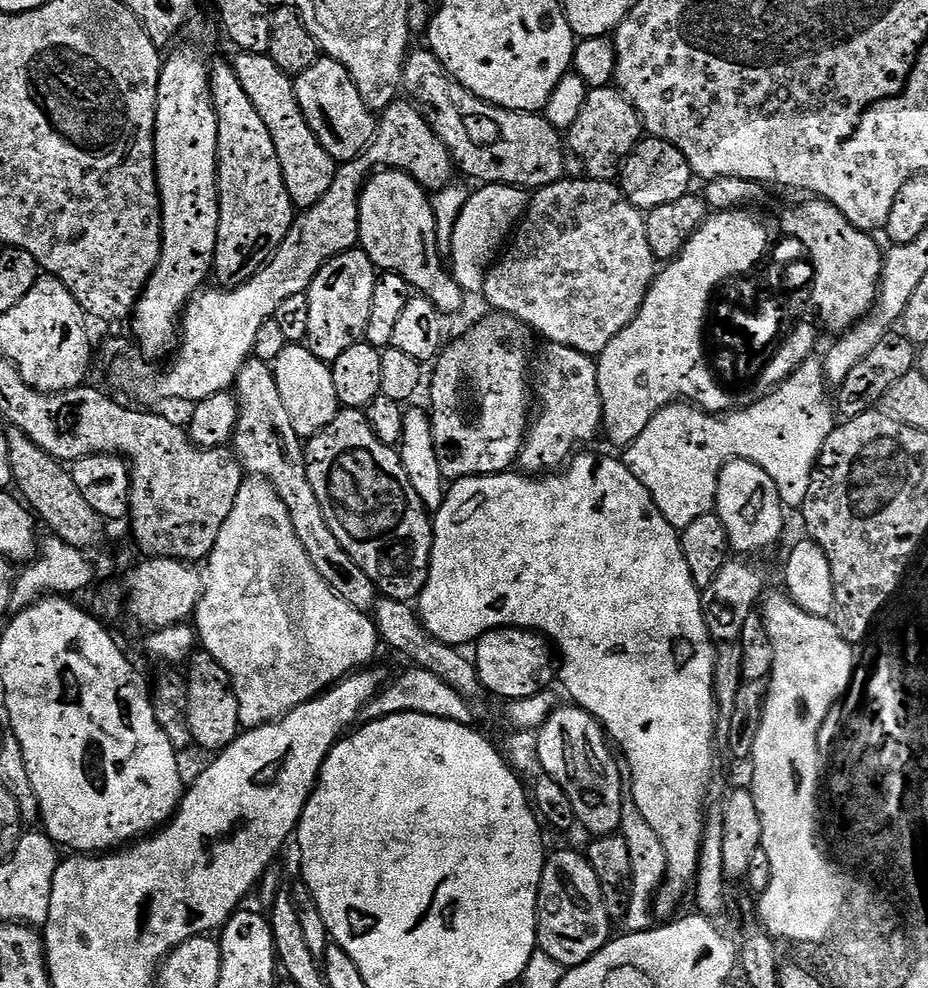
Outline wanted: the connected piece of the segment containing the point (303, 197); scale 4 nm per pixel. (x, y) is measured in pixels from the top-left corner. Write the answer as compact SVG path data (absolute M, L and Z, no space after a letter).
M245 52L237 57L234 67L238 82L242 82L246 98L254 102L254 110L258 110L262 122L266 122L266 130L270 130L270 138L274 138L274 150L278 154L282 178L286 182L286 190L293 205L300 210L313 208L334 182L338 167L336 161L330 158L330 154L326 154L326 150L322 150L318 138L314 138L314 130L310 130L298 106L293 77L278 70L278 66L274 66L274 62L266 54L256 56L252 52Z

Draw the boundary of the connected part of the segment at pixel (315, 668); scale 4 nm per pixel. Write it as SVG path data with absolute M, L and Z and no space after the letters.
M259 478L245 479L238 490L238 498L234 498L234 510L230 510L230 518L222 526L218 534L218 542L214 542L214 550L206 561L206 575L204 576L204 592L194 613L194 627L203 651L209 652L220 665L232 675L232 685L238 698L238 718L241 729L257 728L263 724L270 724L285 716L290 710L310 702L320 693L331 688L333 684L351 676L353 672L363 669L376 656L376 647L381 647L382 641L376 630L375 619L367 612L359 612L350 602L343 600L336 591L314 570L314 562L310 562L310 554L306 554L306 546L298 542L294 532L294 522L290 522L290 514L286 506L278 498L276 488L269 480Z

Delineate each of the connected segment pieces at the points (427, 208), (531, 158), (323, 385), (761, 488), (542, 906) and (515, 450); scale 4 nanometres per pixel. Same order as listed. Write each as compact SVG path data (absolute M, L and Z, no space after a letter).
M380 170L369 175L360 191L359 247L377 269L397 272L421 296L429 296L438 310L456 312L464 304L466 293L446 267L438 246L434 214L429 193L407 172Z
M427 47L409 51L404 62L402 88L413 96L409 97L417 105L426 109L428 123L447 146L455 167L480 180L476 182L481 185L509 184L535 190L565 179L566 140L561 129L553 126L543 114L511 112L480 100L463 88Z
M288 343L282 350L282 354L278 354L278 358L271 365L271 369L274 375L276 375L276 381L278 382L278 394L282 394L282 402L286 405L286 414L290 414L290 426L294 426L294 430L301 438L316 436L326 426L330 426L330 422L334 422L336 415L342 411L340 399L334 390L334 378L332 377L331 367L325 361L317 358L312 349L303 343Z
M731 460L721 470L714 512L720 517L722 526L726 526L729 545L735 551L737 548L740 554L772 548L784 532L786 506L780 500L780 492L770 474L749 460Z
M568 848L554 853L553 856L551 853L544 861L536 903L536 942L539 951L550 954L550 958L564 965L565 969L577 968L579 964L586 962L591 956L598 954L598 950L604 948L610 939L608 931L611 928L614 928L614 924L608 919L606 906L602 902L598 874L594 874L587 855L583 851L571 852Z
M488 314L485 320L480 320L465 336L460 336L456 341L449 343L441 351L434 361L436 369L430 372L430 384L432 380L432 433L434 434L434 450L438 454L438 470L445 481L455 482L465 480L468 476L494 476L498 472L507 472L520 459L520 452L524 449L524 437L527 436L530 427L530 408L528 412L528 400L530 404L530 370L528 374L528 352L524 347L528 344L530 329L528 325L512 316L503 314Z

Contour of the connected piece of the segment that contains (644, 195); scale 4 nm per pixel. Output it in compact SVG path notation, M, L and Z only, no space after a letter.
M656 136L641 139L636 149L624 159L618 173L620 191L635 208L641 210L666 206L666 202L678 202L678 198L689 195L691 188L688 187L692 180L694 181L694 173L682 150Z

